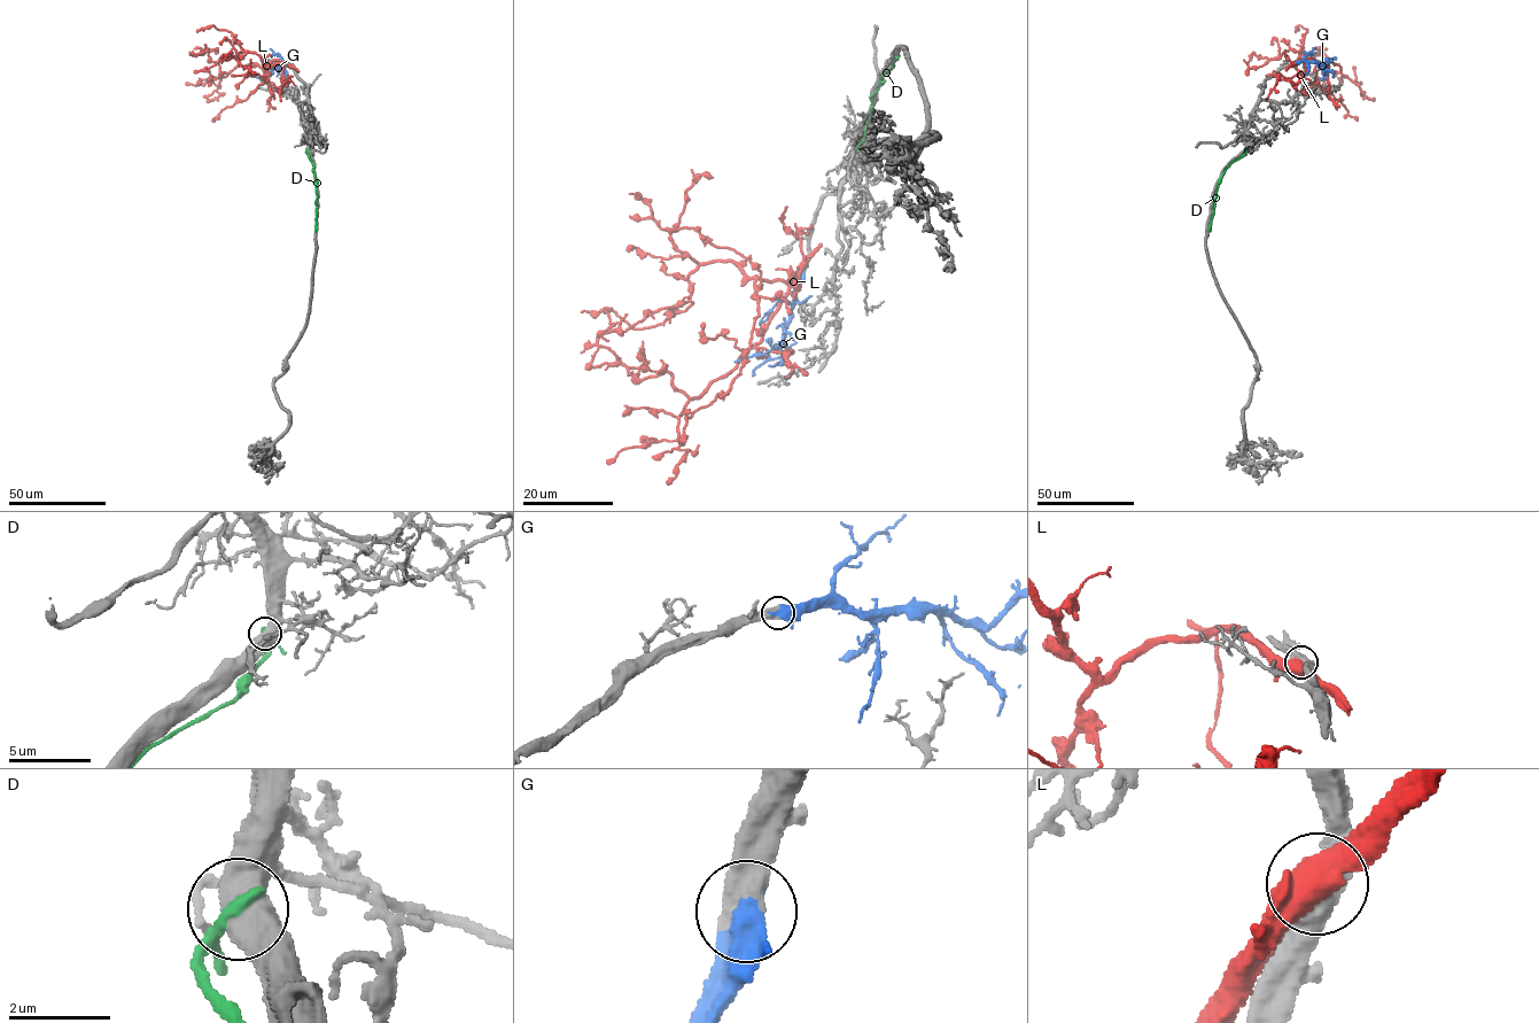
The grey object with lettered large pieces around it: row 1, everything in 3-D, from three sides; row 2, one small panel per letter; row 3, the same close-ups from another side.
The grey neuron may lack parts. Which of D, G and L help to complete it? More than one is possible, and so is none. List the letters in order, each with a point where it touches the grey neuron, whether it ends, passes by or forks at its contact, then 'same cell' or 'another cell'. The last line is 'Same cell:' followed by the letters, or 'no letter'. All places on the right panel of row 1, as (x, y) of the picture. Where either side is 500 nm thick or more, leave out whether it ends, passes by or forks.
D: meets grey at (1245, 148); another cell
G: meets grey at (1297, 62); same cell
L: meets grey at (1290, 64); another cell
Same cell: G

